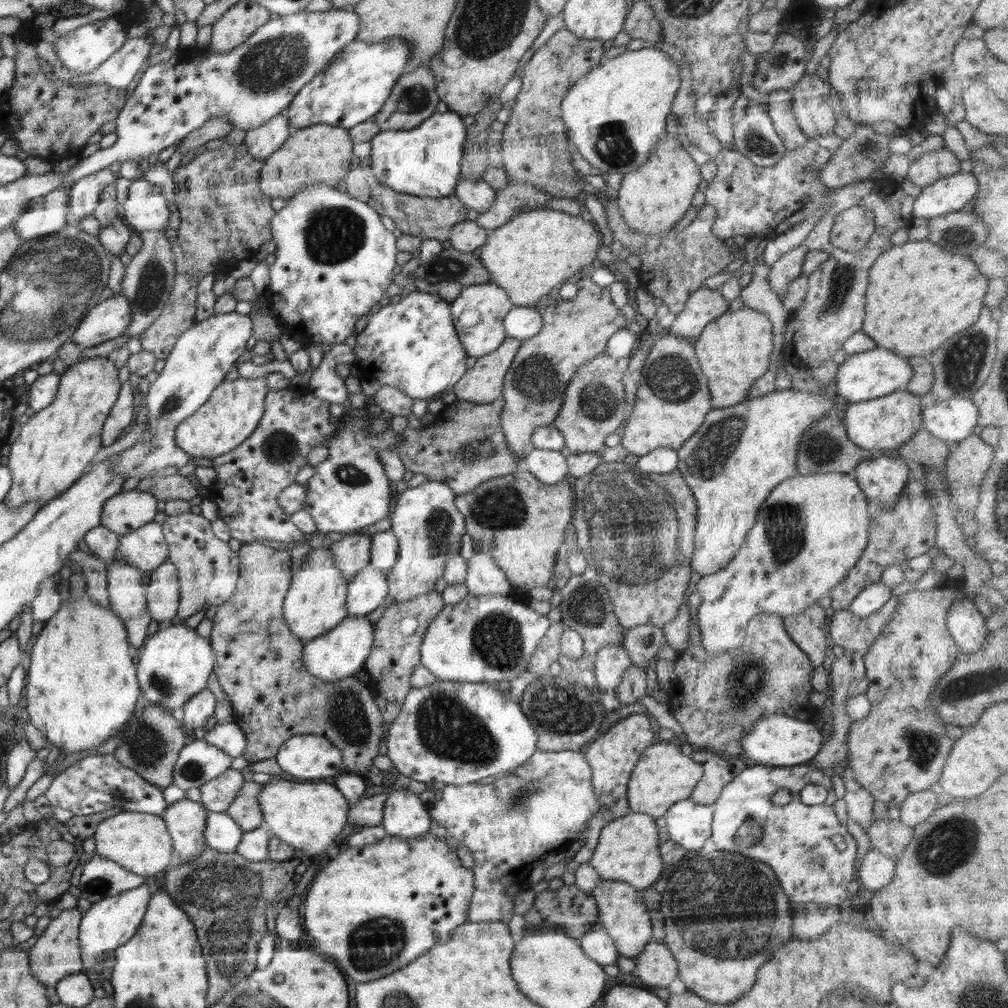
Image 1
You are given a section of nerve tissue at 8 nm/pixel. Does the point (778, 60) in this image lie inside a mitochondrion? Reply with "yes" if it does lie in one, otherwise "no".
yes

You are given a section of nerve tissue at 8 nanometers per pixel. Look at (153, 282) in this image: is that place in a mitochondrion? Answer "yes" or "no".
yes

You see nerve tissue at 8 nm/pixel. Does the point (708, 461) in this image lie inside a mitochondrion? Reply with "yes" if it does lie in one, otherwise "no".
yes

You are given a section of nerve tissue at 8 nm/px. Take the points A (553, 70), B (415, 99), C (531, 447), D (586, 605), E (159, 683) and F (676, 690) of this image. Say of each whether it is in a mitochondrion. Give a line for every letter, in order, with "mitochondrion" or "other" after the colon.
A: other
B: mitochondrion
C: other
D: mitochondrion
E: mitochondrion
F: other

